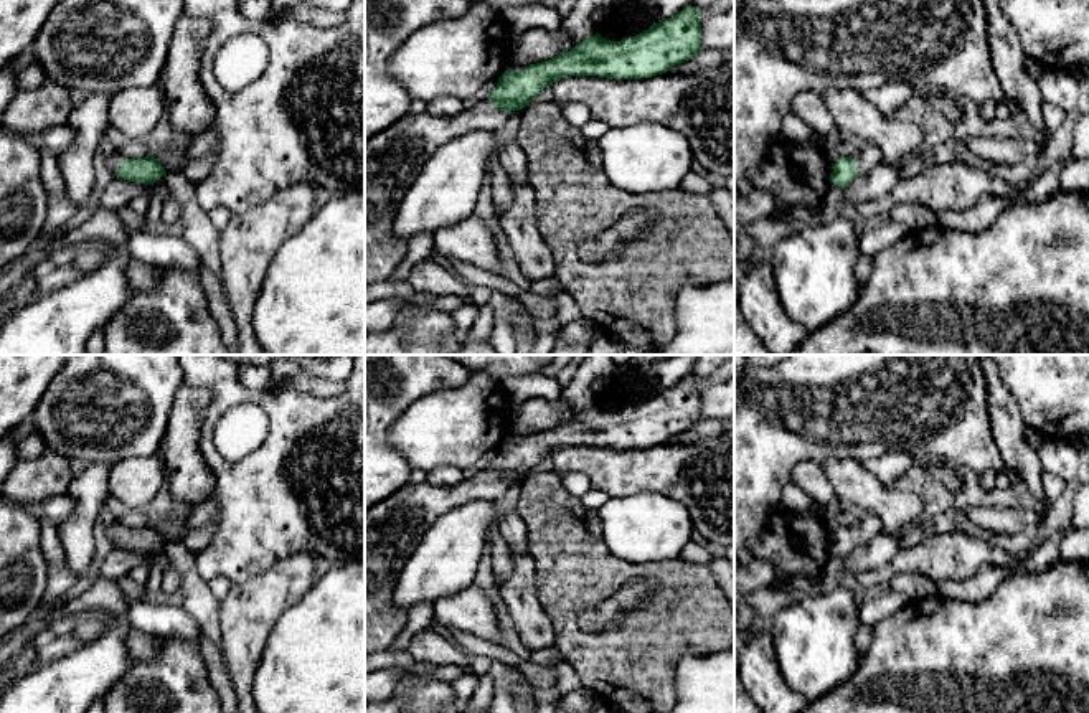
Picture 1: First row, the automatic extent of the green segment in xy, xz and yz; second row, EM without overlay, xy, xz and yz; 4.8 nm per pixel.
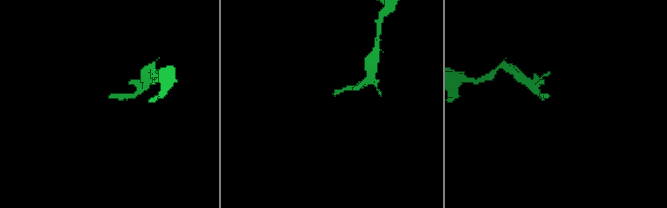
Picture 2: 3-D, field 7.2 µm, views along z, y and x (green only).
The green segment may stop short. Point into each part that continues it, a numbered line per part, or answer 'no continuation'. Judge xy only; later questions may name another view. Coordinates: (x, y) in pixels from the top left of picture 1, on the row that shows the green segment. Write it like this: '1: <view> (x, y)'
1: xy (114, 159)

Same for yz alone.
1: yz (868, 157)

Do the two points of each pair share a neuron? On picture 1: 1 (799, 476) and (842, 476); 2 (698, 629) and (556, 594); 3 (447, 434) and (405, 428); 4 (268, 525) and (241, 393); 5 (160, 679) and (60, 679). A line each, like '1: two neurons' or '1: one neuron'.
1: two neurons
2: one neuron
3: one neuron
4: one neuron
5: two neurons

